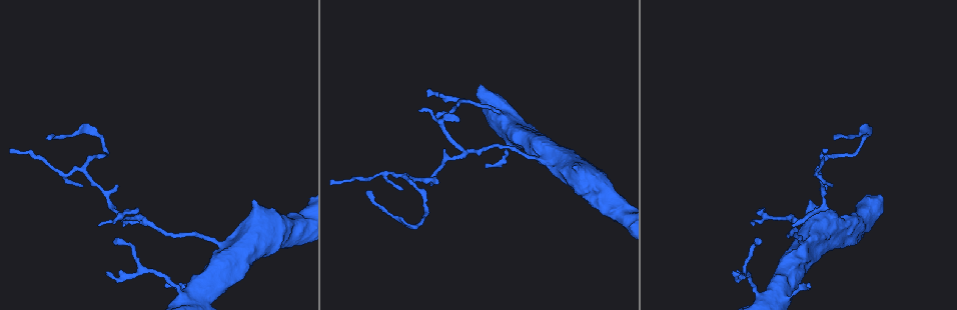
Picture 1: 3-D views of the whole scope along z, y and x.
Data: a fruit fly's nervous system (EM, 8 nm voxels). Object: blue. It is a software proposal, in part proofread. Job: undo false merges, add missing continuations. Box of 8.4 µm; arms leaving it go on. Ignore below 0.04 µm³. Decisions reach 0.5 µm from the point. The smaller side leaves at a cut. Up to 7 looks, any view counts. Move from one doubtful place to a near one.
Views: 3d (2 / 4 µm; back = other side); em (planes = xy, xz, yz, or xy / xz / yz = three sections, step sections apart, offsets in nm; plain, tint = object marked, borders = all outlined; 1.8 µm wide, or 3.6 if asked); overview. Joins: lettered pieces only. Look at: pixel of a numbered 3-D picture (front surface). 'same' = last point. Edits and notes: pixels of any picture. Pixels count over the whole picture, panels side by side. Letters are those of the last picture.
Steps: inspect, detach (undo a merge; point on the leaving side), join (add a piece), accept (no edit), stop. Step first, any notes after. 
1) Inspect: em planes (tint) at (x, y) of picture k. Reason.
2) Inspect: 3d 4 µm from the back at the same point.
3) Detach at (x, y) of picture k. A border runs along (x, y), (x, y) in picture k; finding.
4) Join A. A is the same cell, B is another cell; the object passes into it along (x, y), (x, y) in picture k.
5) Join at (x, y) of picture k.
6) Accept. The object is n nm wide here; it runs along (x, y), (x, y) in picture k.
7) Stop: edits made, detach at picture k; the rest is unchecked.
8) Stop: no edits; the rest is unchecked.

Inspect: em planes (borders) at (485, 165) of picture 1. An open end.

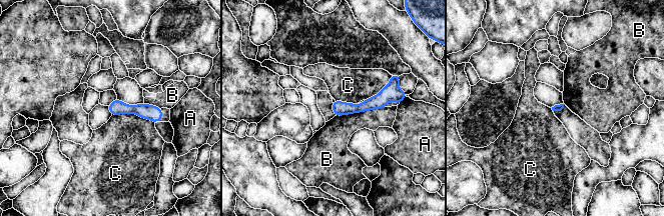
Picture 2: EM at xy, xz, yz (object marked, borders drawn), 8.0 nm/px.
Accept. A, B and C are other cells; a border runs along (112, 114), (135, 113), (154, 123) in picture 2; no lettered piece goes on from it.

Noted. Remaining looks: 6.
Inspect: em xy step 16 (tint) at (736, 273) of picture 1. Tapers out.

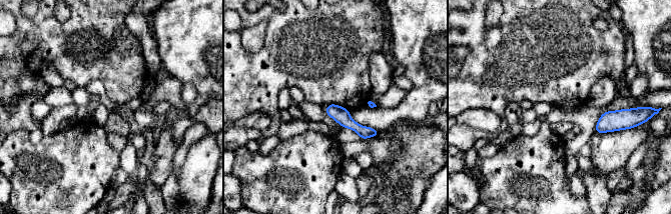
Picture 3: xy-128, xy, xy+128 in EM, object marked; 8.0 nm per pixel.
Inspect: em planes (borders) at the same point.

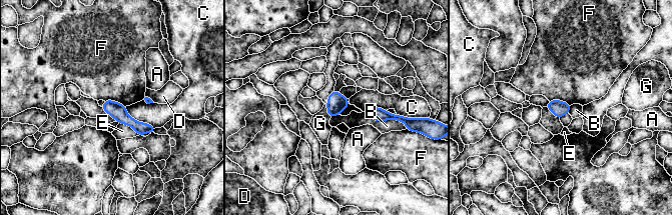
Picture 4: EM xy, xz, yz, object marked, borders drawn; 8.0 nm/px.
Accept. A, B, C, D, E, F and G are other cells; it runs along (106, 103), (140, 128), (151, 129) in picture 4; no lettered piece goes on from it.

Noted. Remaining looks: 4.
Inspect: 3d 4 µm from the back at (85, 173) of picture 1. Abrupt turn.

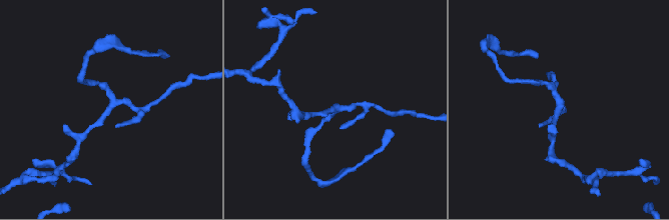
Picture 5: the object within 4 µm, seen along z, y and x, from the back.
Inspect: em xy step 8 (borders) at (334, 108) of picture 5.

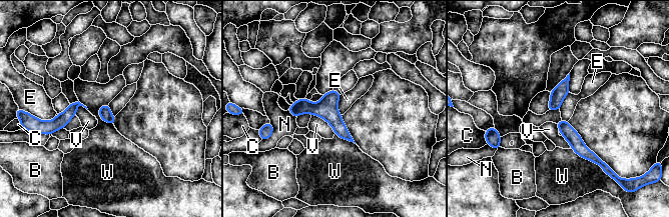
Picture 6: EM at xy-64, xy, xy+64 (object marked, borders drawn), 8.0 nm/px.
Inspect: em planes (borders) at the same point.

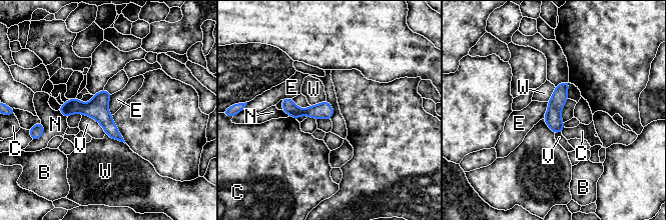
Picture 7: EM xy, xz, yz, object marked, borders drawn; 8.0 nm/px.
Accept. B, C, E, N, V and W are other cells; a border runs along (112, 94), (108, 103), (111, 115) in picture 7; all the same neuron.

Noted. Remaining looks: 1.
Stop: no edits; the rest is unchecked.

